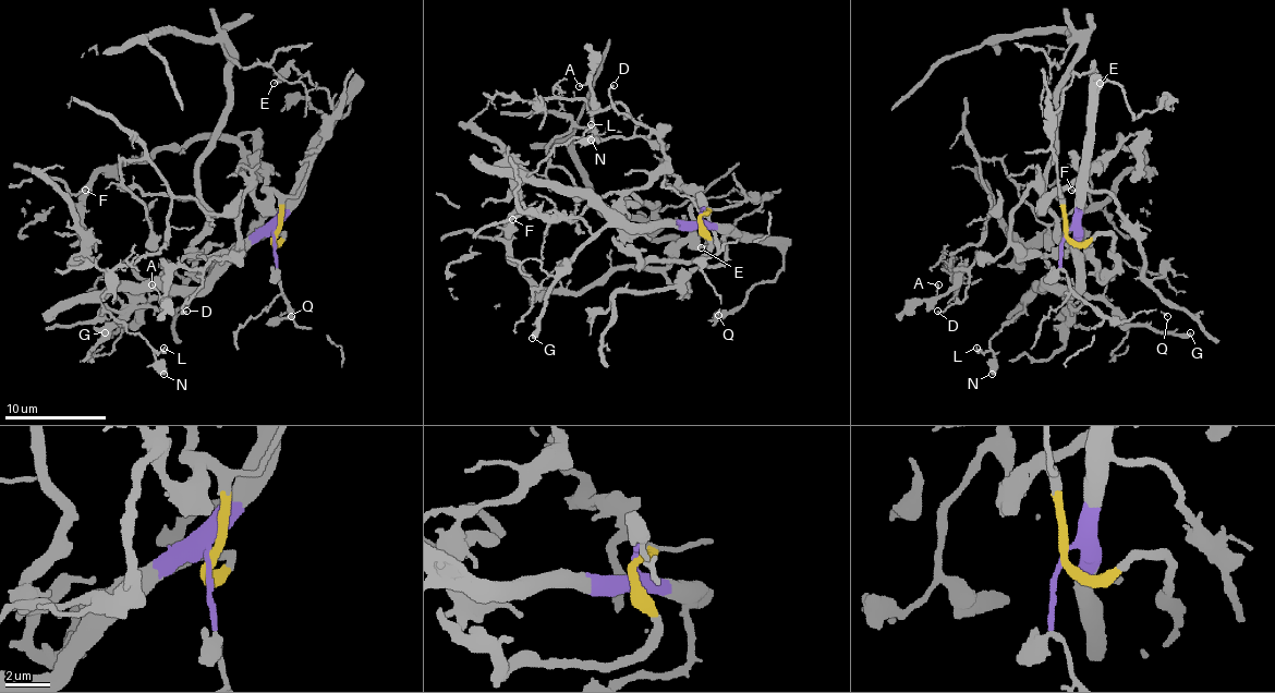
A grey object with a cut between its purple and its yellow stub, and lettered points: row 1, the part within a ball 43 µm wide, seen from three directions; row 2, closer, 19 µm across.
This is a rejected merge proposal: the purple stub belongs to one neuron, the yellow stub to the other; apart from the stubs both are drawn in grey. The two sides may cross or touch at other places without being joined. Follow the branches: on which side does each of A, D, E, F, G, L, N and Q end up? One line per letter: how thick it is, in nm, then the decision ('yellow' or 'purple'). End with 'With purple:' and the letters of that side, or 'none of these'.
A: calibre 150 nm; yellow
D: calibre 140 nm; yellow
E: calibre 180 nm; yellow
F: calibre 180 nm; yellow
G: calibre 400 nm; purple
L: calibre 220 nm; purple
N: calibre 550 nm; purple
Q: calibre 100 nm; purple
With purple: G, L, N, Q

